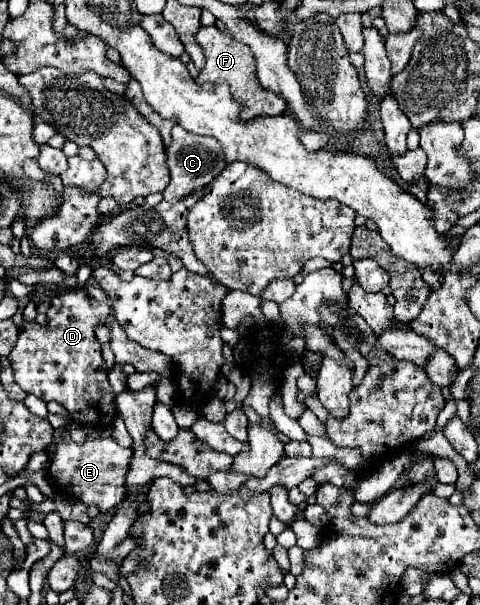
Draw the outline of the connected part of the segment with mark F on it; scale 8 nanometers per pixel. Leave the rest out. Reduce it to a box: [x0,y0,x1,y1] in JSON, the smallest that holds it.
[195,27,287,121]

